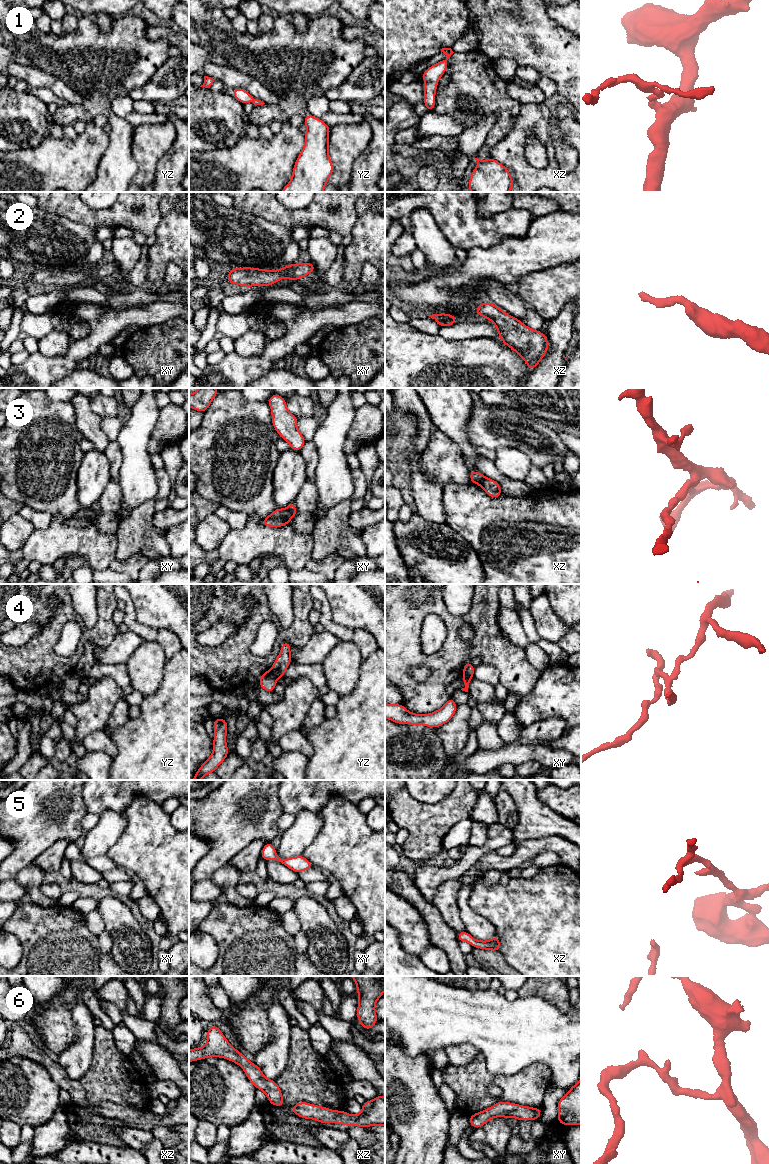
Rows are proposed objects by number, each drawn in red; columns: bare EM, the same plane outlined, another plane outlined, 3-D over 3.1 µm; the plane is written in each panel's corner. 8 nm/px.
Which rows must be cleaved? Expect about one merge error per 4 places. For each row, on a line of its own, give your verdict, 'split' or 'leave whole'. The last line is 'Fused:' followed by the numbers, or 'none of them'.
1: leave whole
2: leave whole
3: split
4: split
5: leave whole
6: leave whole
Fused: 3, 4

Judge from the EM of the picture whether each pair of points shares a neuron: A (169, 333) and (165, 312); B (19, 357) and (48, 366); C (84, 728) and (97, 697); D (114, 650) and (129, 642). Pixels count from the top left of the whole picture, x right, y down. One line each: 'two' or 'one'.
A: two
B: two
C: one
D: one

